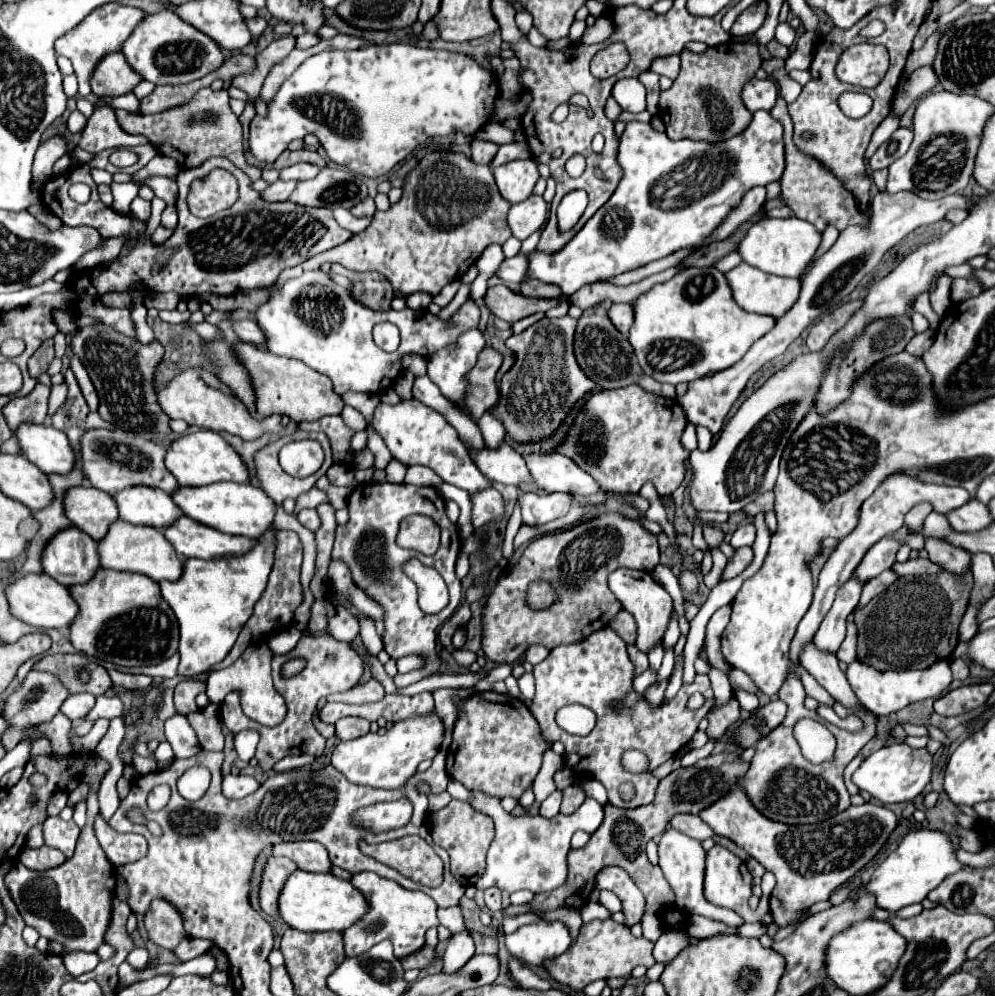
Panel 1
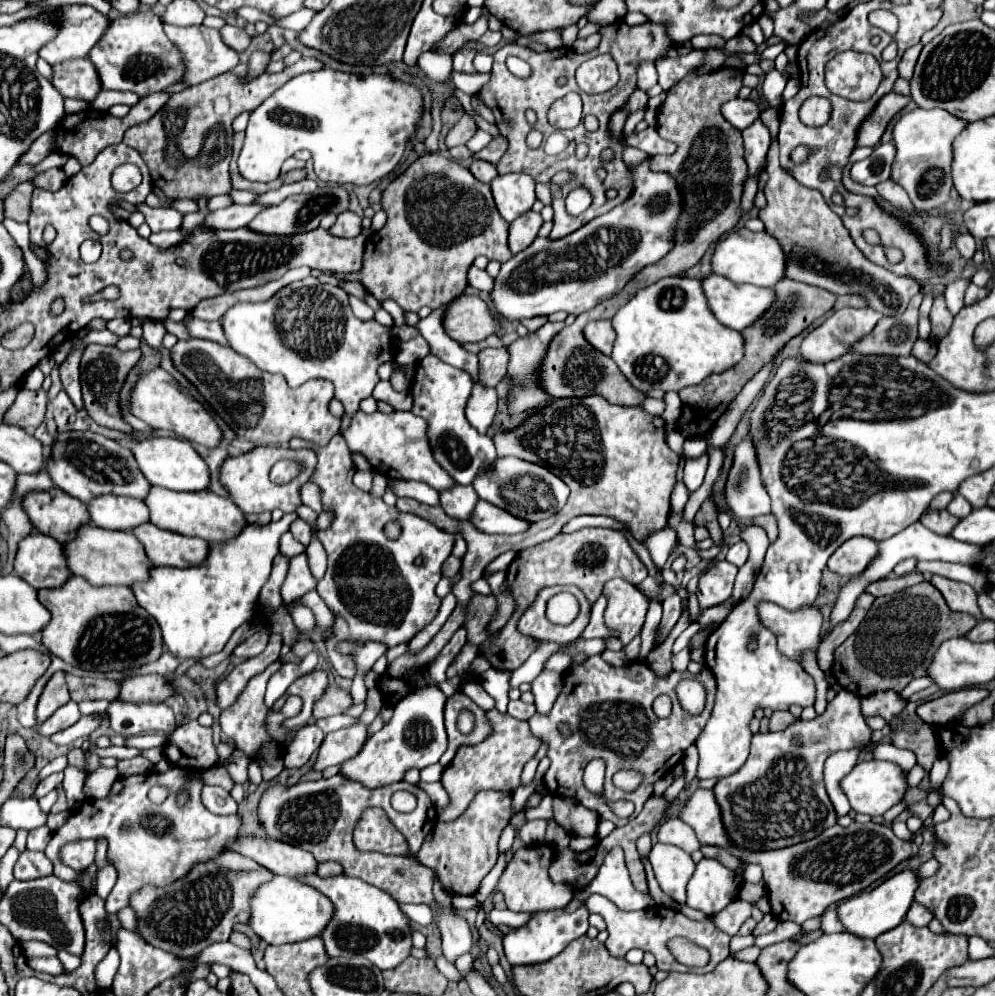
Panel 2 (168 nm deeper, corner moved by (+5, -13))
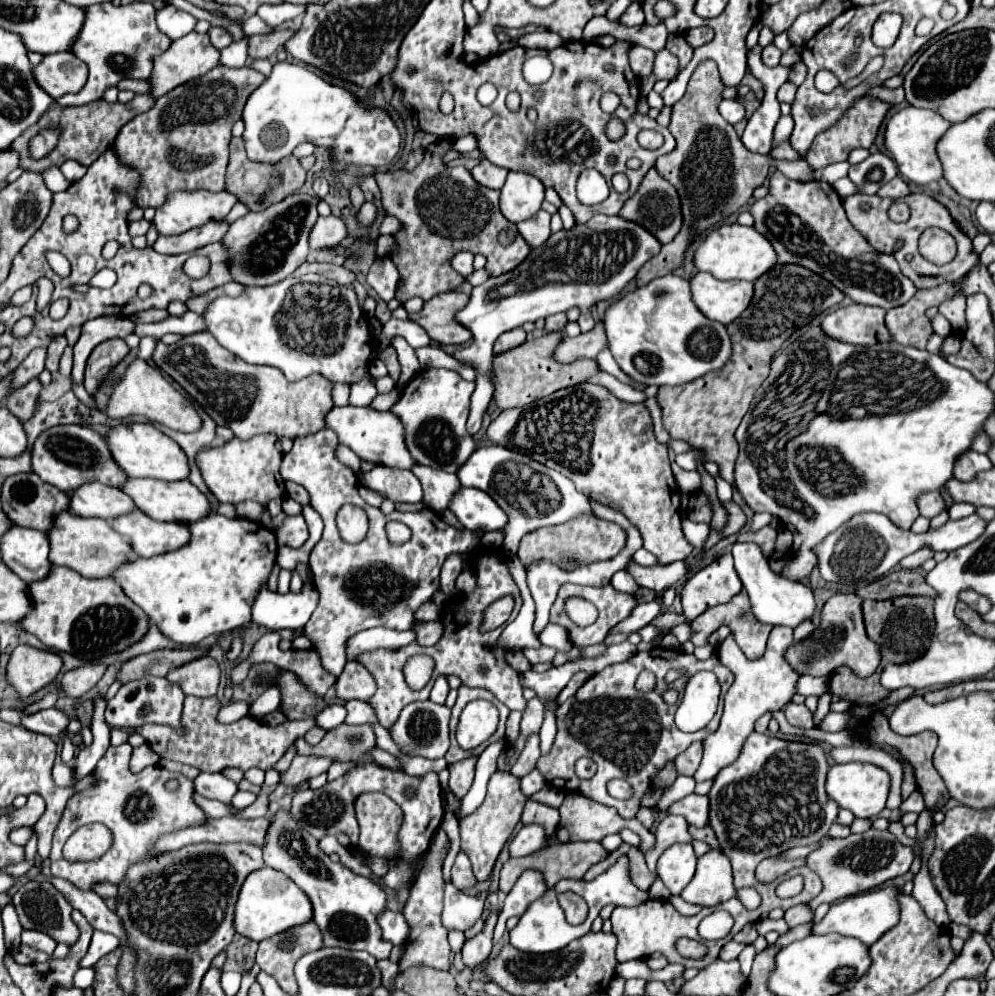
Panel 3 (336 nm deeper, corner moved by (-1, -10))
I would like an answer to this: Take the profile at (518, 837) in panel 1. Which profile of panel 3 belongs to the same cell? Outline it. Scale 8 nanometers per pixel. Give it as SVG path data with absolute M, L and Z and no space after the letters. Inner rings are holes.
M528 869L520 875L520 879L512 887L512 891L506 895L504 907L500 911L500 917L498 917L498 923L496 923L496 929L494 929L494 945L498 945L498 941L502 939L504 925L508 921L508 917L522 915L528 909L528 905L532 901L540 899L546 891L548 891L548 885L546 885L546 879L540 871Z

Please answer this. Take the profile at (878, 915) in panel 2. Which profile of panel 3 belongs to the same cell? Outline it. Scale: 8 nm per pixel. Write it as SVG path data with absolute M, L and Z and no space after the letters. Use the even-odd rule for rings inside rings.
M896 885L884 887L882 891L866 891L866 893L858 893L854 897L846 897L842 901L836 901L830 911L826 913L826 917L820 923L814 923L812 933L814 935L826 935L826 933L840 933L840 935L850 935L850 937L858 937L862 943L872 945L876 943L886 931L890 931L894 927L894 923L898 923L898 913L900 913L900 905L898 905L898 893L900 889Z

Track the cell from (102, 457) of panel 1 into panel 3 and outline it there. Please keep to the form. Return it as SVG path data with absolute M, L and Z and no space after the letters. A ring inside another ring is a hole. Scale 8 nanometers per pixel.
M58 425L52 427L50 431L44 431L34 443L32 467L42 481L58 487L64 493L76 491L84 483L92 481L100 481L104 485L122 489L124 483L130 479L126 471L114 461L106 439L94 429L84 425Z

